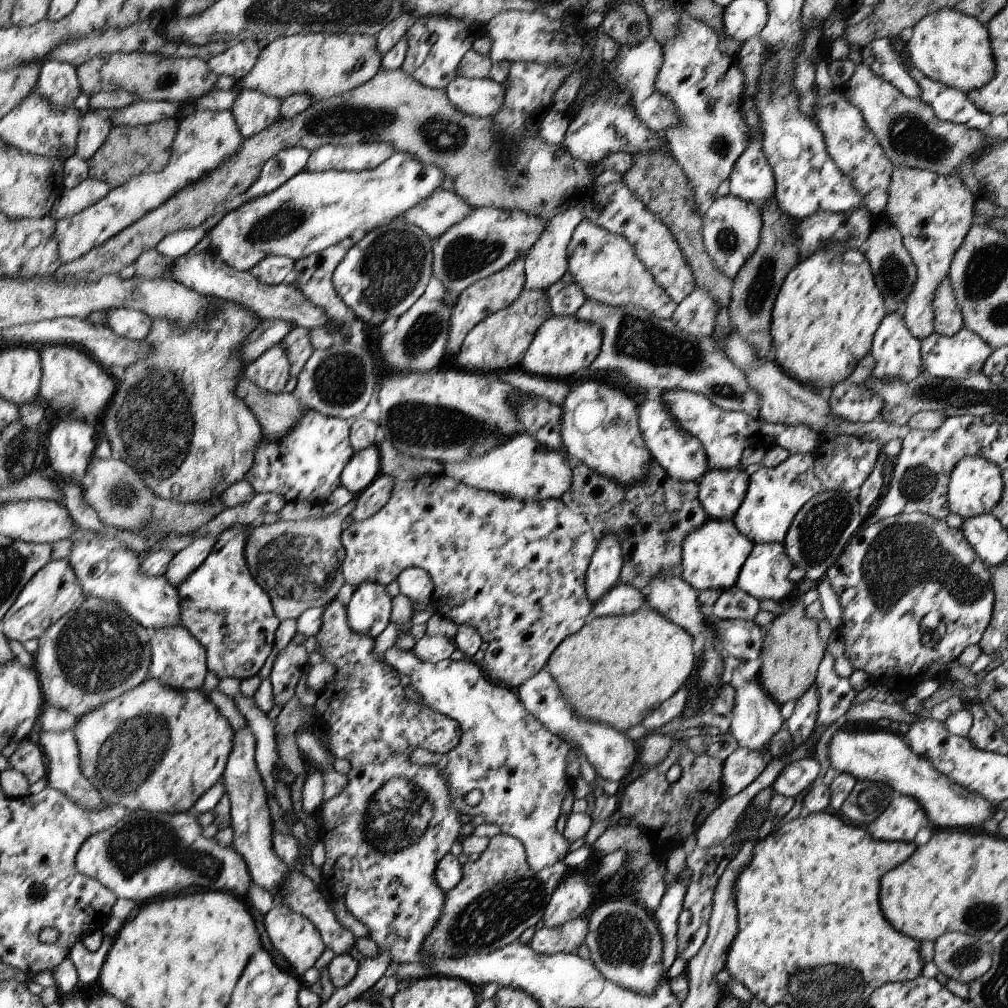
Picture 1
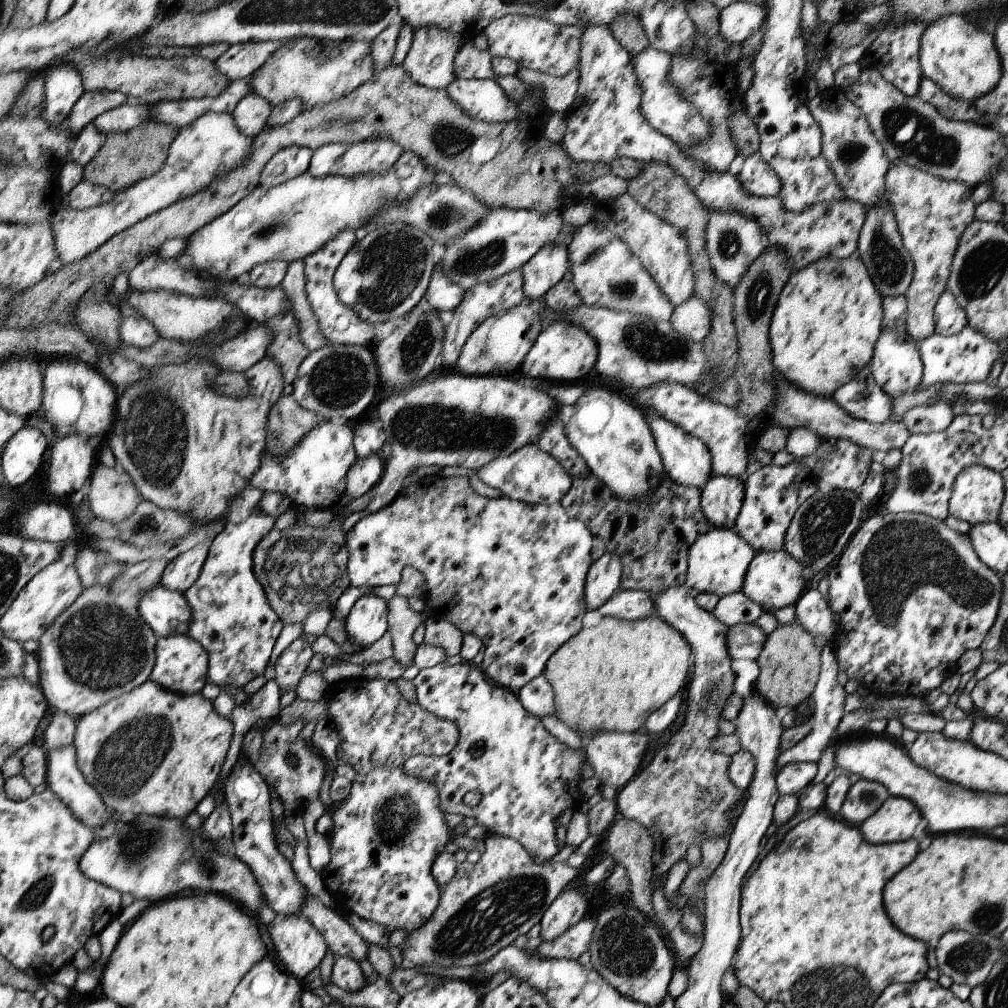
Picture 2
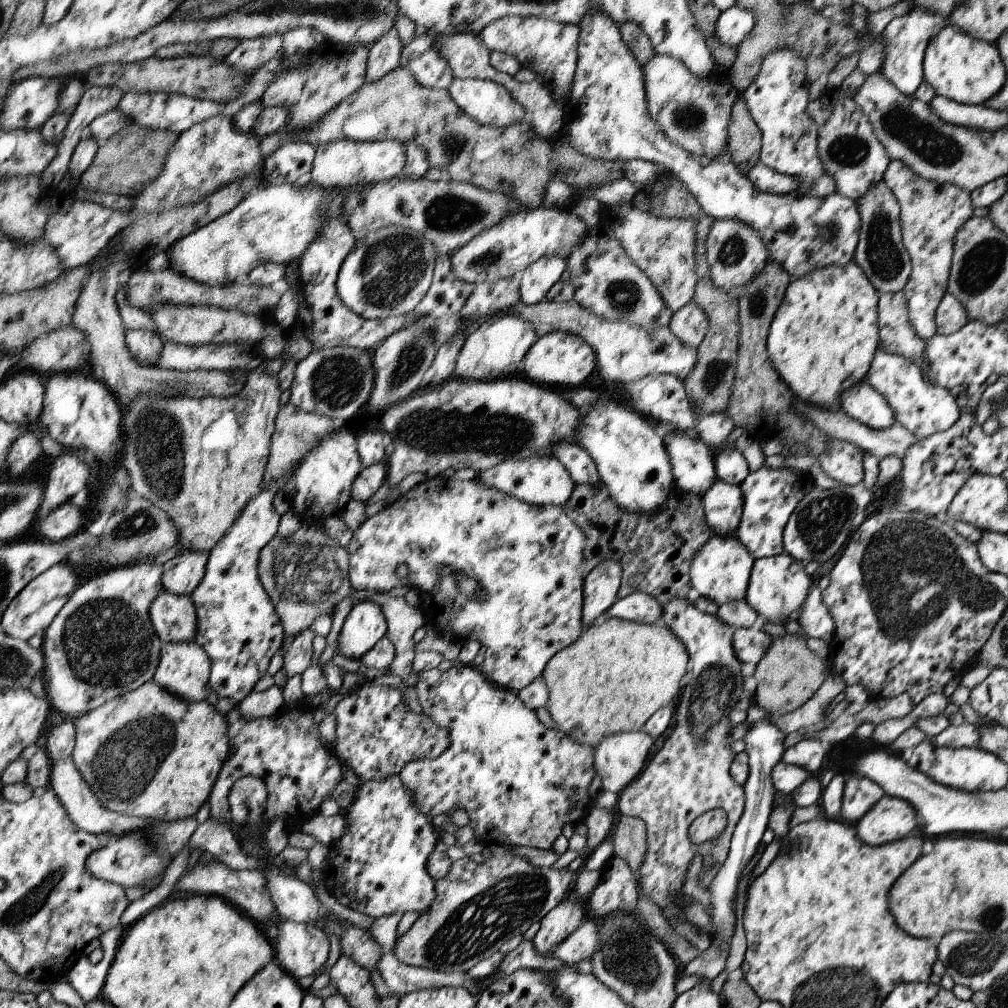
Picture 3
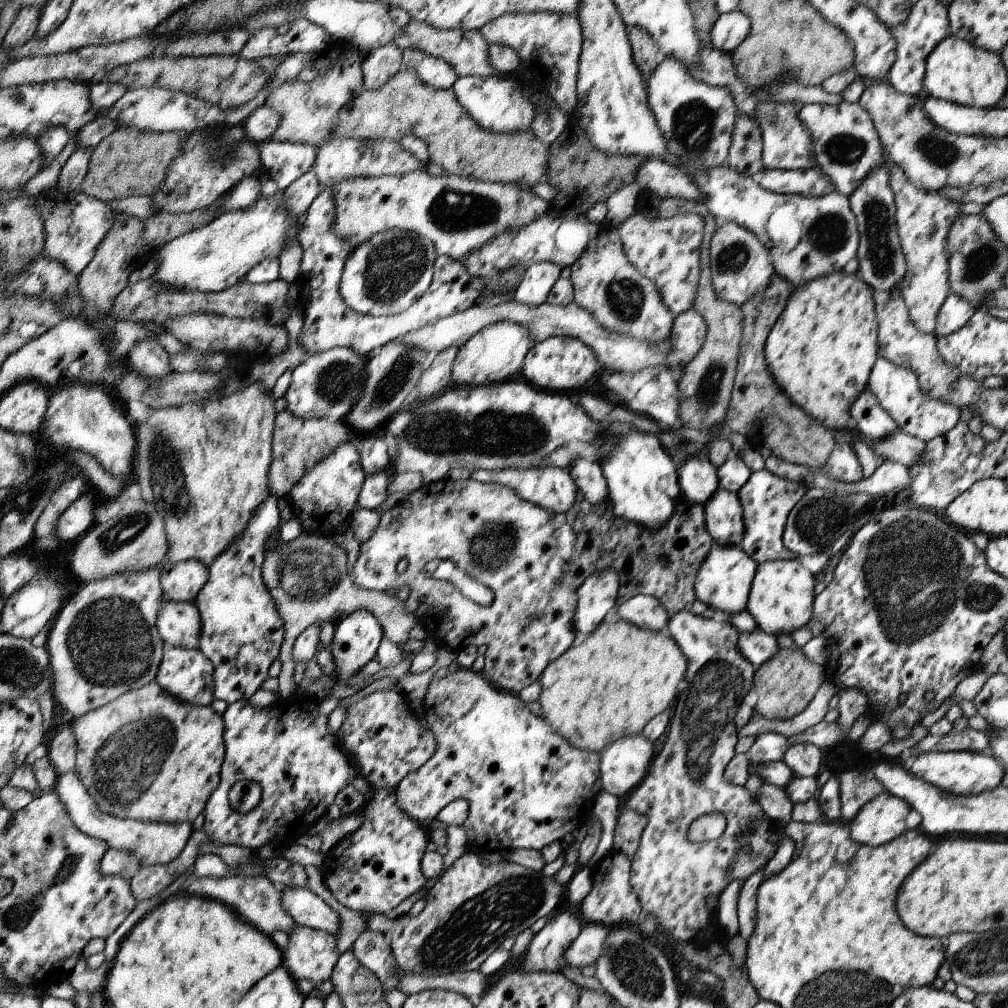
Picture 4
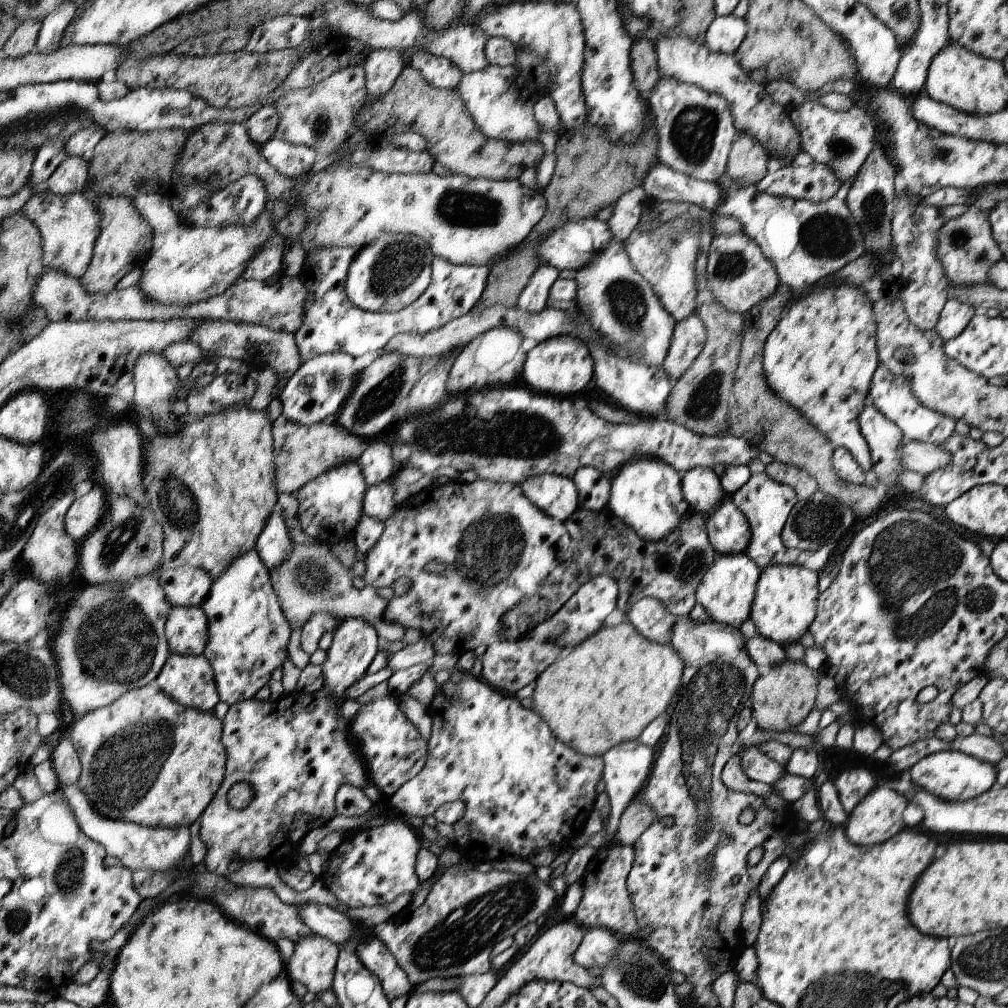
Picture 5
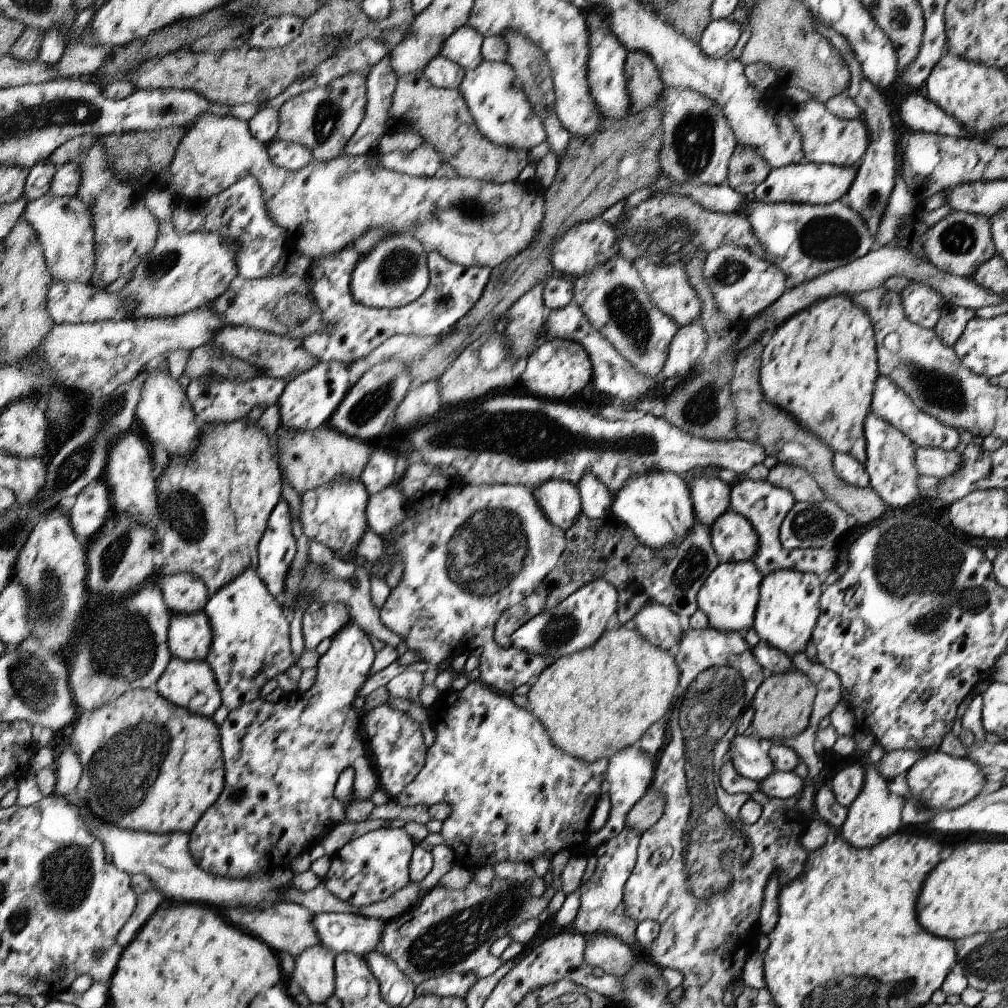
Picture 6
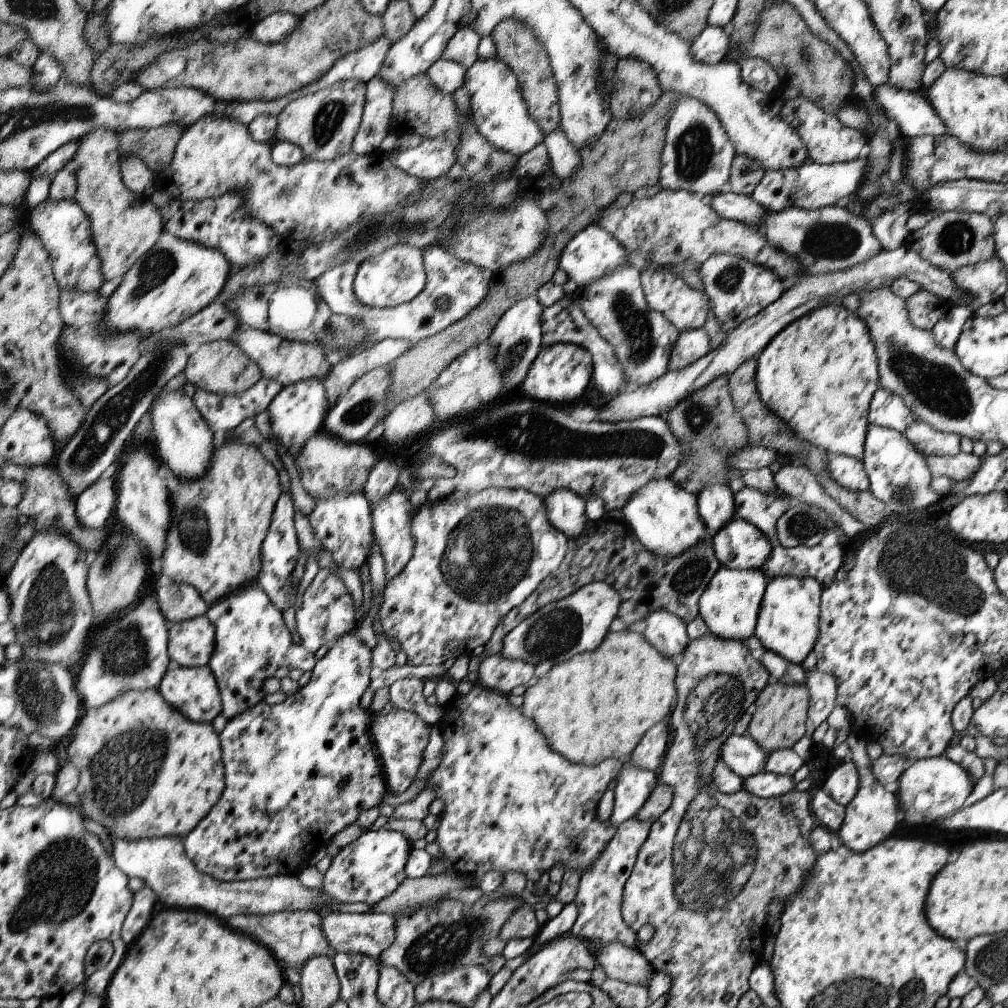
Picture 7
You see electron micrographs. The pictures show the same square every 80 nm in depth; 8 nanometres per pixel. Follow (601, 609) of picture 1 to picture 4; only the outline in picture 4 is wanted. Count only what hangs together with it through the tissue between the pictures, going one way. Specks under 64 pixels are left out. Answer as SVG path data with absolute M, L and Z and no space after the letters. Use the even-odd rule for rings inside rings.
M650 595L631 598L621 607L618 606L618 612L622 619L649 631L664 632L671 619L662 603Z

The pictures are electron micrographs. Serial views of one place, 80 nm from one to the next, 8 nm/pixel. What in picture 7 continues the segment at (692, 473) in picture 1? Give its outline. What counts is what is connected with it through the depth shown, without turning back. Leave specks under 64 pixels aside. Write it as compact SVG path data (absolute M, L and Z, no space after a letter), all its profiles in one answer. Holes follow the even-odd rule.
M712 485L705 487L697 496L699 514L708 530L714 535L734 520L736 496L729 485Z

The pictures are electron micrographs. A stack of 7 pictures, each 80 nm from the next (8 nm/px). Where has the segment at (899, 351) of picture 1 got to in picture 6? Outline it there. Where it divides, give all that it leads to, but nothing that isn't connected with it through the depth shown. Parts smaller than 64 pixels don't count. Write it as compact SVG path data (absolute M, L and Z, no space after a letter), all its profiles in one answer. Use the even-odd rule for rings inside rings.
M880 375L876 381L873 397L870 403L870 413L884 419L887 423L903 431L914 443L915 448L930 447L945 451L954 451L960 444L959 432L954 427L946 426L932 415L921 411L913 402L912 398L897 387L887 376Z

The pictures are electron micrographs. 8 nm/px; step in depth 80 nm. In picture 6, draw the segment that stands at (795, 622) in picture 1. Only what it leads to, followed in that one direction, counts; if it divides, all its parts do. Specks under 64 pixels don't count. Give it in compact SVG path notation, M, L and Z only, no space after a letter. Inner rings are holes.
M798 669L766 677L752 701L752 735L770 741L771 744L780 744L785 739L801 735L809 725L816 693L814 683Z

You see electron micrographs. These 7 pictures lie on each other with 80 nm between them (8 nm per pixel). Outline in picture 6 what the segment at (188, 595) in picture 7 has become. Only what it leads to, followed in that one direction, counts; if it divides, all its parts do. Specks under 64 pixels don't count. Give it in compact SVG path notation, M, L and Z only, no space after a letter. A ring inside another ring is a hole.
M190 573L164 575L159 586L172 615L203 612L210 600L210 590L199 575Z

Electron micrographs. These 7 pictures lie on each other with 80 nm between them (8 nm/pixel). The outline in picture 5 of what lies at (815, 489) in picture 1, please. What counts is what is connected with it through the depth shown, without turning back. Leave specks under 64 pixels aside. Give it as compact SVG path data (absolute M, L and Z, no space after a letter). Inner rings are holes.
M764 472L751 475L747 484L742 489L738 489L730 498L747 515L747 521L752 530L752 541L749 543L746 554L761 568L766 568L768 565L803 565L814 553L804 553L800 549L787 549L781 539L781 532L787 521L787 516L799 501L793 487L776 482Z

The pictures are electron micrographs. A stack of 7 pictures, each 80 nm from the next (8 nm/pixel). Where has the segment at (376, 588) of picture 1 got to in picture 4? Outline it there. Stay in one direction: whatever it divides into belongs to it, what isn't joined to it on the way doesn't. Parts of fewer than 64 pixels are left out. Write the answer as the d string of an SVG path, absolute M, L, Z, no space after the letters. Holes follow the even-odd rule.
M360 609L338 621L330 650L336 666L336 682L345 684L349 678L361 672L362 668L376 656L383 636L383 627L372 612Z

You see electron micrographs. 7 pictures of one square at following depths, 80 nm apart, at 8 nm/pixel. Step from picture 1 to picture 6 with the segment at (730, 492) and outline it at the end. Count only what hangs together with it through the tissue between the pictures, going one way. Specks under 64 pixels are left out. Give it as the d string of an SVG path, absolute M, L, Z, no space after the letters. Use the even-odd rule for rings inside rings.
M730 508L716 519L710 533L720 563L751 561L759 553L759 535L755 527Z

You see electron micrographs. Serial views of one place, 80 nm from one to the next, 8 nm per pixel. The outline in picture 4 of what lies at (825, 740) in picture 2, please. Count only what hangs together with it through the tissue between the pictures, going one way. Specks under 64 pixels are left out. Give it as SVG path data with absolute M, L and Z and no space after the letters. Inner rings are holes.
M812 743L792 744L784 761L796 777L819 777L818 770L824 762L820 749Z

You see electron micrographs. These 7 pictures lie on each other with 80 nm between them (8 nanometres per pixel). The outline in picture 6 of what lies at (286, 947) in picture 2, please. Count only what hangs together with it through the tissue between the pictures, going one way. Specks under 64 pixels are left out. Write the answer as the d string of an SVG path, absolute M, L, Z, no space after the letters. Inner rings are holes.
M319 943L295 959L293 980L311 1004L324 1005L335 994L335 957L335 952Z

